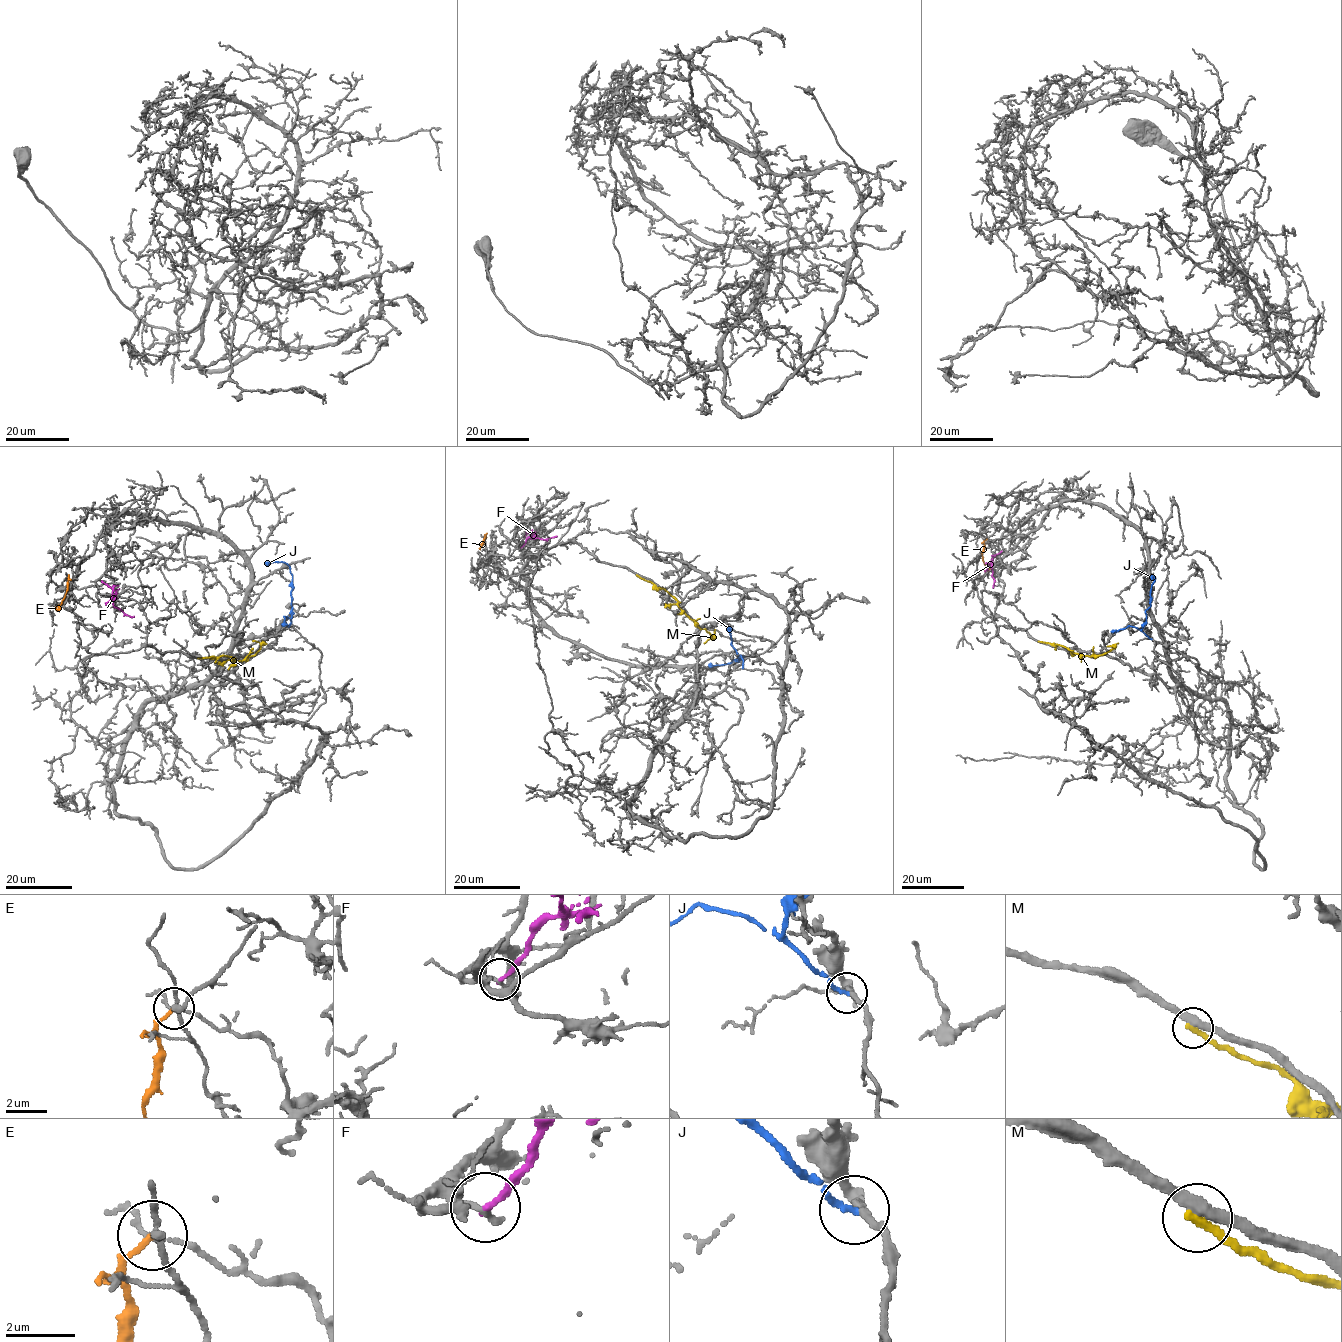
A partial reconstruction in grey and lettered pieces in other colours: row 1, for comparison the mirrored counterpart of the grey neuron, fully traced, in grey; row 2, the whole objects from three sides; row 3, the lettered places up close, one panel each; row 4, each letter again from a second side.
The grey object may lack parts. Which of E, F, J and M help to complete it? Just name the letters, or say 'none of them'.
none of them

